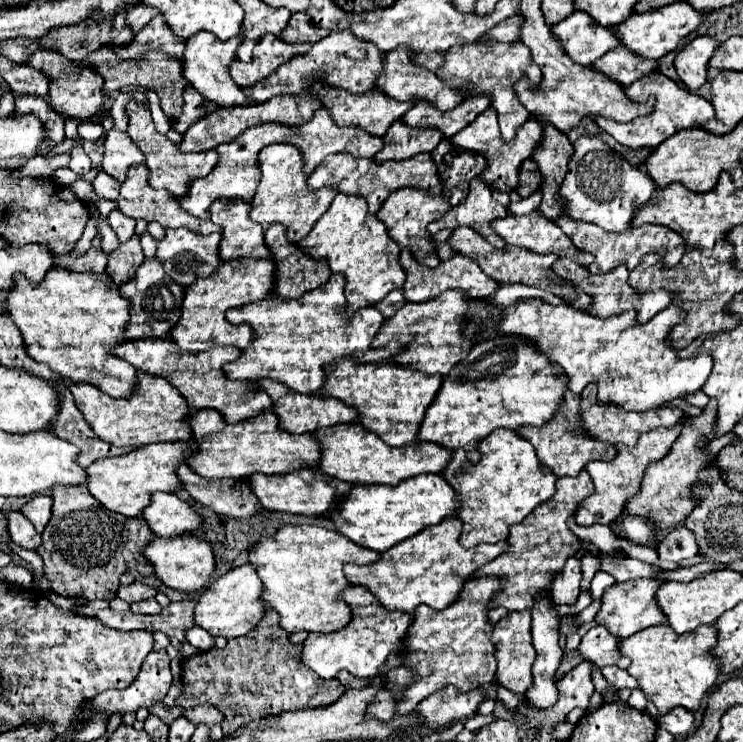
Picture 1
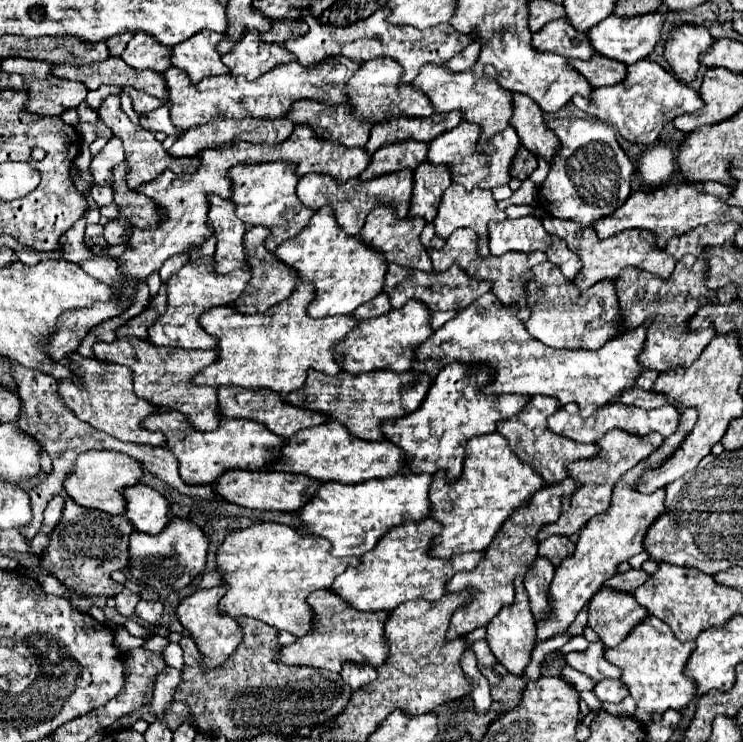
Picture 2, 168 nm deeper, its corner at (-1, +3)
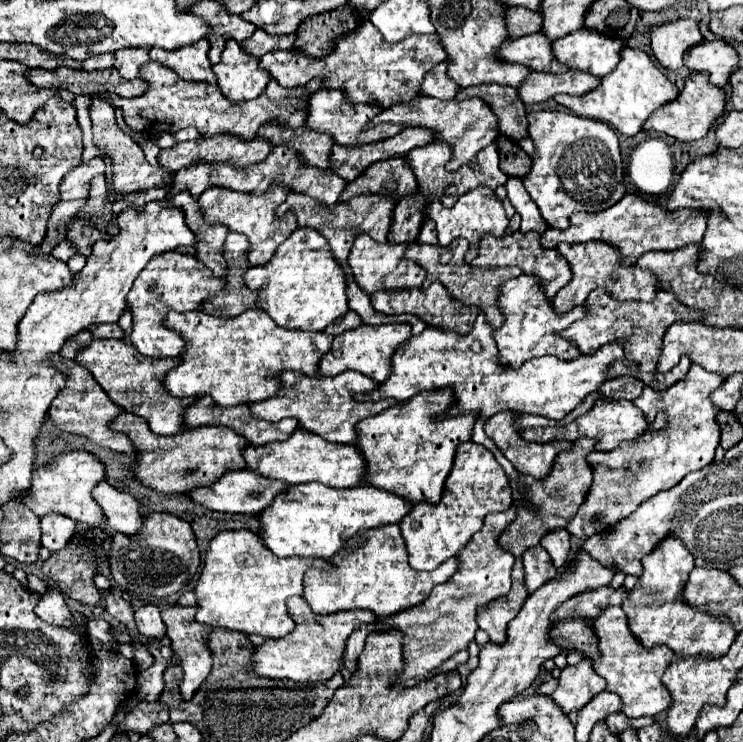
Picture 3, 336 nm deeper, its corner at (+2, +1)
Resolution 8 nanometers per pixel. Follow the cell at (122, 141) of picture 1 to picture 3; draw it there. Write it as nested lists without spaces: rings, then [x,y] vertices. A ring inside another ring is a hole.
[[[96,156],[88,162],[78,164],[64,180],[60,182],[60,200],[76,200],[88,196],[90,180],[98,174],[104,174],[104,160],[102,156]]]

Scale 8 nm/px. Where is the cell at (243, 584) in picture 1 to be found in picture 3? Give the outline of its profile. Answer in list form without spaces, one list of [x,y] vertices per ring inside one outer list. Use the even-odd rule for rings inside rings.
[[[176,604],[162,612],[162,620],[166,624],[166,636],[172,642],[170,646],[172,646],[174,656],[180,660],[180,668],[182,668],[180,694],[182,694],[182,700],[186,700],[186,702],[194,696],[194,692],[206,680],[206,676],[210,674],[210,668],[212,668],[212,656],[208,650],[208,634],[212,632],[212,628],[198,624],[194,620],[194,612],[196,612],[196,608],[182,608]]]

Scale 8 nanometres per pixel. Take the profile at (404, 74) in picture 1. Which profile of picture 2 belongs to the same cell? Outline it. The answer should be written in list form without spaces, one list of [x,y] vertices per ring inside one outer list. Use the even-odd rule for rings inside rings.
[[[377,58],[377,60],[365,62],[347,82],[349,104],[355,108],[355,114],[359,118],[375,120],[375,122],[383,122],[383,120],[389,120],[391,116],[399,116],[399,114],[413,116],[413,118],[423,118],[423,116],[435,114],[435,110],[431,110],[431,102],[427,102],[427,98],[423,98],[423,94],[419,94],[419,90],[415,90],[415,86],[401,84],[401,88],[399,88],[401,74],[403,74],[403,68],[399,68],[399,64],[393,58]]]

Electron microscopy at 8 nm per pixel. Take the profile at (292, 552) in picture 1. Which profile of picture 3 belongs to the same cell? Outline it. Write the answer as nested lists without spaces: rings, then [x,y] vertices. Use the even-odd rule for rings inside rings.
[[[250,530],[220,532],[210,540],[202,574],[196,582],[196,622],[212,628],[228,628],[244,634],[260,634],[264,638],[282,638],[292,632],[294,622],[286,612],[286,598],[302,594],[302,578],[306,568],[332,570],[328,560],[278,558]]]

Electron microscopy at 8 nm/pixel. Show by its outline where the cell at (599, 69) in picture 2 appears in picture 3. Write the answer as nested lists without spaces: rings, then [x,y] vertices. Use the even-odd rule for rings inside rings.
[[[568,70],[564,74],[532,72],[532,76],[528,76],[528,80],[524,80],[524,84],[518,88],[518,96],[524,104],[532,104],[532,102],[544,102],[556,94],[582,96],[594,90],[598,84],[600,78],[578,70]]]

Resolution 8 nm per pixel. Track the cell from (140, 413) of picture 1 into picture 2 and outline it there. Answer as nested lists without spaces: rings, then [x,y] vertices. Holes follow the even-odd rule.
[[[71,354],[69,368],[83,380],[85,390],[79,390],[71,380],[59,384],[59,392],[63,394],[65,404],[75,412],[75,416],[93,428],[123,440],[123,442],[135,442],[135,444],[149,444],[149,446],[163,446],[165,438],[163,432],[155,434],[151,430],[143,430],[143,418],[149,418],[151,414],[159,412],[159,406],[151,406],[149,402],[143,402],[133,392],[133,378],[131,370],[127,366],[111,364],[111,362],[99,362],[97,358],[85,358],[81,354]]]

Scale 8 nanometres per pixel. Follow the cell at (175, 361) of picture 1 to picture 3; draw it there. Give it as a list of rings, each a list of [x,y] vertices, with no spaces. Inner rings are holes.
[[[92,338],[92,342],[86,348],[78,350],[74,362],[88,368],[88,372],[98,380],[102,390],[108,394],[108,398],[112,398],[116,406],[144,418],[154,434],[172,436],[184,430],[182,410],[188,408],[196,398],[176,398],[168,394],[162,386],[166,372],[178,366],[180,358],[148,358],[124,340]]]

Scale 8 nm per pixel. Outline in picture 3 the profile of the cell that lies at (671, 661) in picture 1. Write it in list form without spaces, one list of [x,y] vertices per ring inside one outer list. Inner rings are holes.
[[[608,606],[596,616],[592,622],[592,630],[598,638],[600,660],[592,662],[594,672],[606,680],[606,690],[614,692],[622,700],[622,714],[628,718],[640,716],[654,716],[664,712],[670,706],[670,694],[664,690],[660,678],[668,664],[672,662],[674,654],[666,646],[656,646],[646,650],[638,644],[638,640],[628,630],[628,618],[620,606]]]

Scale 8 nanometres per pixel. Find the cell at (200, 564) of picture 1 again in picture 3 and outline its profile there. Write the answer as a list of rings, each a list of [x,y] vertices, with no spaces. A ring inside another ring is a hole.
[[[148,514],[138,534],[114,534],[112,548],[108,552],[108,564],[112,578],[132,594],[146,596],[172,596],[182,590],[188,578],[192,578],[200,566],[200,552],[194,532],[188,522],[172,514]]]

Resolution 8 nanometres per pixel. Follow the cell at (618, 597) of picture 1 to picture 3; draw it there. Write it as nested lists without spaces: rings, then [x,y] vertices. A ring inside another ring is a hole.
[[[562,620],[558,624],[554,624],[552,632],[550,632],[550,640],[556,640],[556,644],[560,644],[562,652],[580,652],[584,658],[590,660],[598,660],[600,652],[598,652],[598,640],[590,628],[590,620]]]

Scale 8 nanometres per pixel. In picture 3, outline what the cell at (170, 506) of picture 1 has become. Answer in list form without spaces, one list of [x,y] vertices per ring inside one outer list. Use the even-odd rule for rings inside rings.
[[[100,482],[94,488],[96,502],[100,504],[106,524],[112,532],[120,534],[136,534],[142,524],[142,514],[140,514],[140,504],[132,494],[120,492],[112,488],[108,482]]]

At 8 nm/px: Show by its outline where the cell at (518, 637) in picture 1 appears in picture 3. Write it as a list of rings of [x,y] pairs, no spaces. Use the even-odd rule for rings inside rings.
[[[518,556],[514,562],[514,568],[512,568],[510,592],[506,596],[500,596],[496,602],[488,604],[486,608],[480,608],[480,612],[478,612],[478,626],[484,632],[488,632],[490,642],[504,644],[506,626],[510,620],[516,618],[516,612],[520,612],[526,598],[528,598],[528,590],[524,584],[524,566]]]

